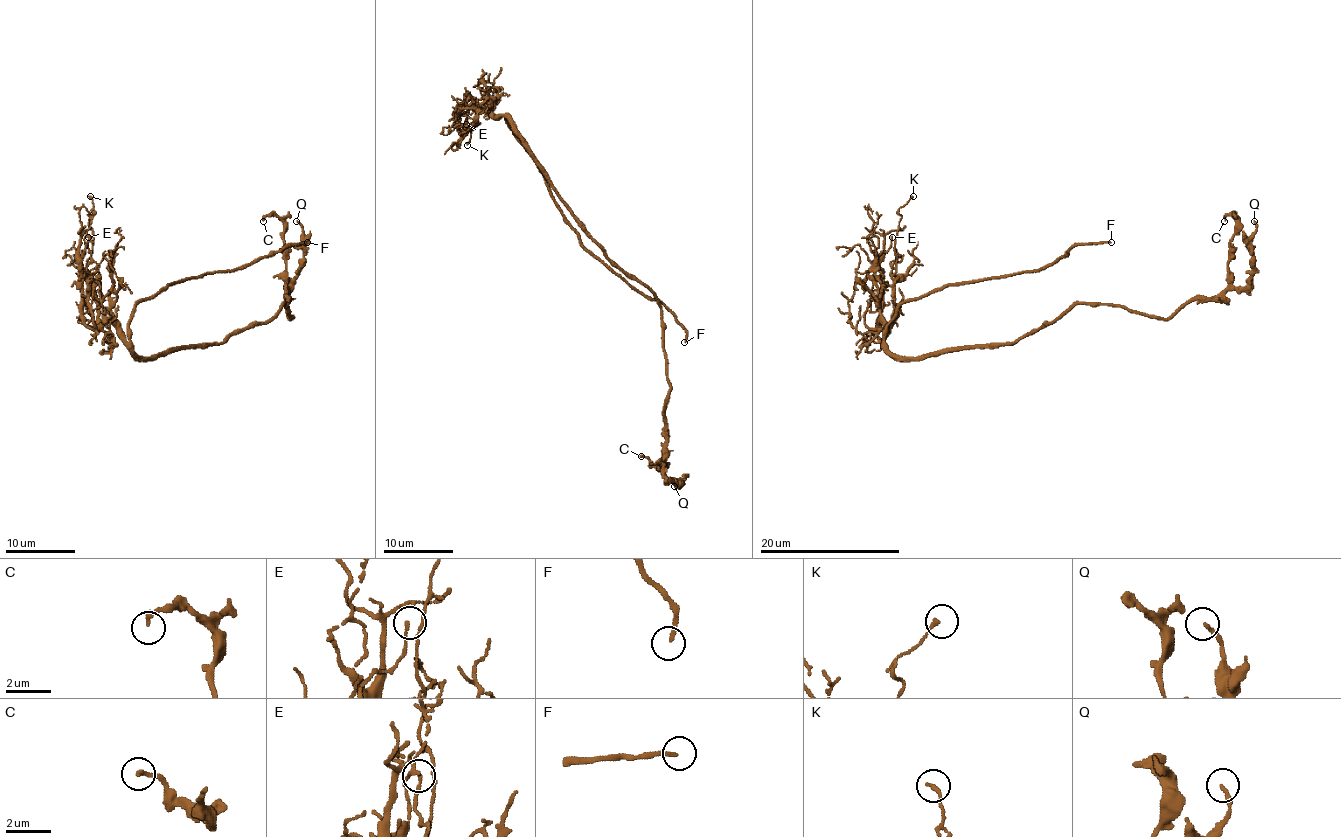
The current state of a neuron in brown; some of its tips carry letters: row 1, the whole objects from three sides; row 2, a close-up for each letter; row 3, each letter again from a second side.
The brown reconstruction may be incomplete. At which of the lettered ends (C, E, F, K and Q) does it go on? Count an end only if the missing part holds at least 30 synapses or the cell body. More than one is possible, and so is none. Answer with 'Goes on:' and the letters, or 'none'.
Goes on: F

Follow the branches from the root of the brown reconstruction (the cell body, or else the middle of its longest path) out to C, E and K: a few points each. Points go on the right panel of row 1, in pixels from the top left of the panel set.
C: (955, 348), (1011, 345), (1078, 303), (1169, 319), (1193, 299), (1214, 299), (1228, 285), (1235, 219), (1224, 221)
E: (955, 348), (924, 357), (899, 357), (887, 348), (885, 320), (877, 305), (875, 266), (892, 237)
K: (955, 348), (899, 357), (887, 348), (885, 327), (880, 326), (889, 324), (894, 308), (897, 212), (913, 196)

